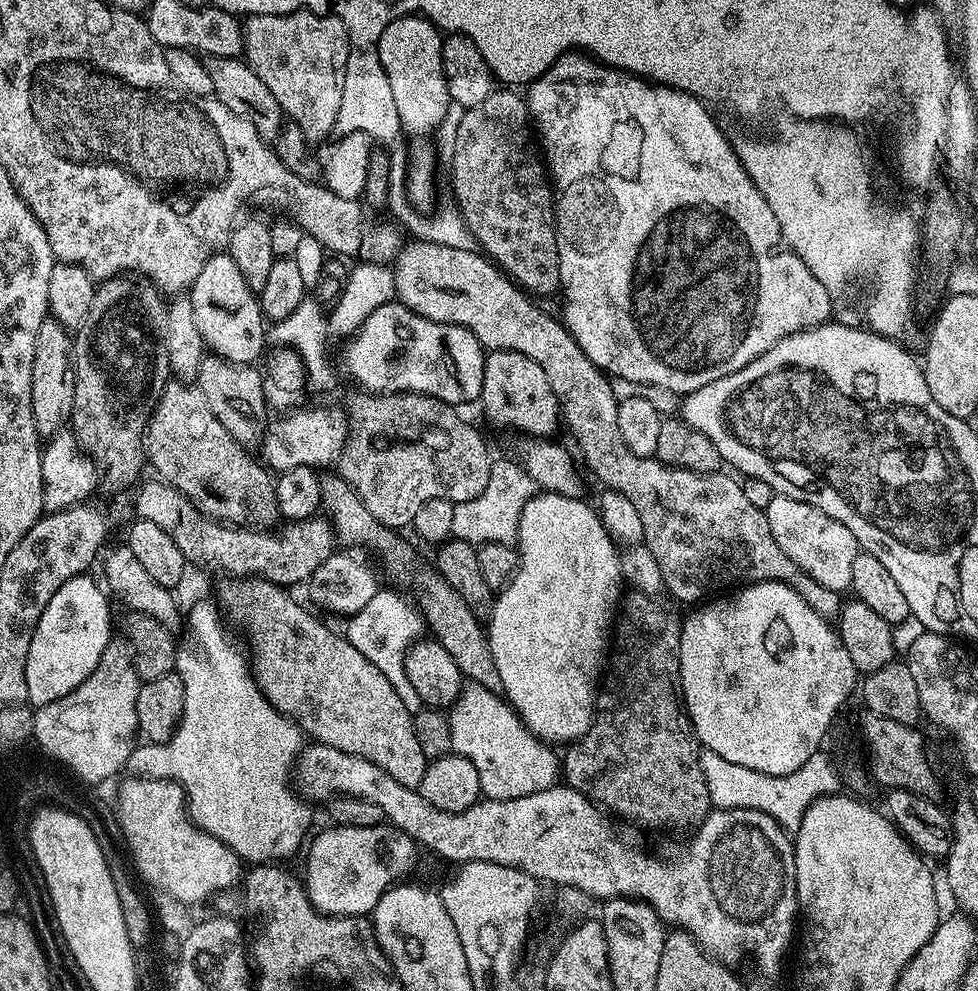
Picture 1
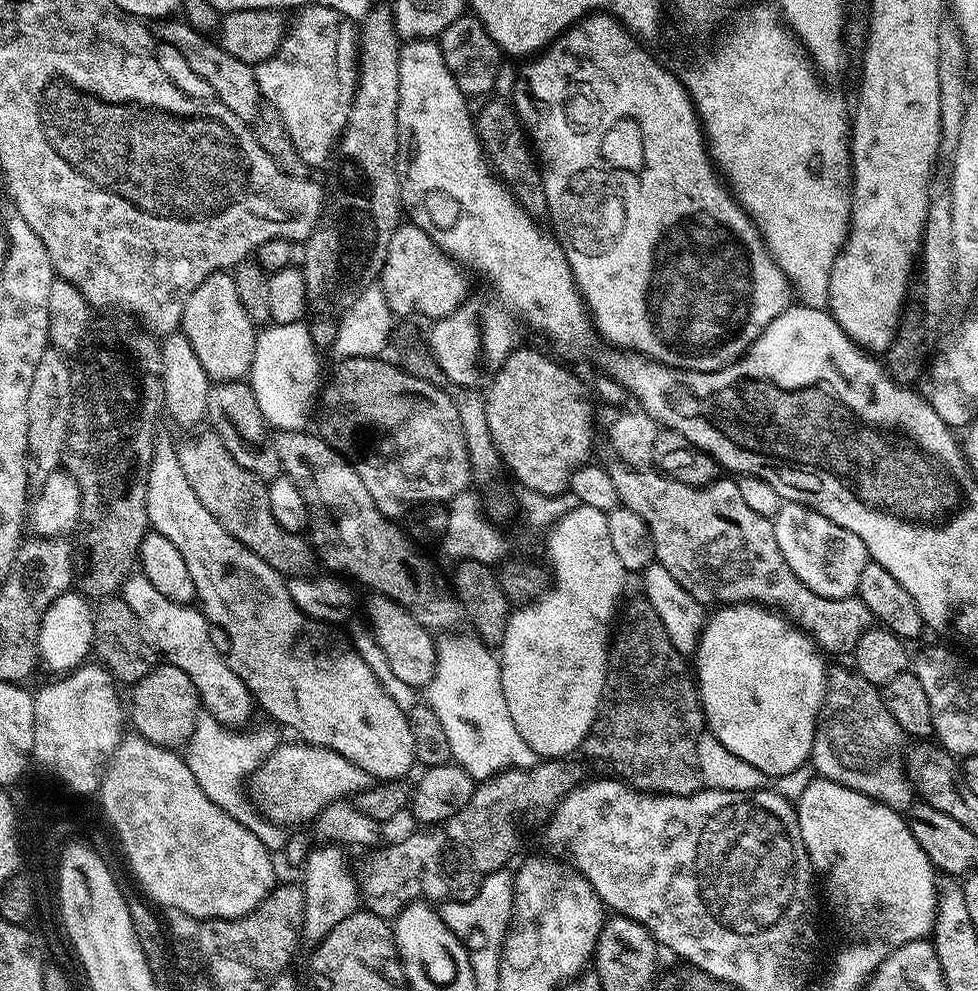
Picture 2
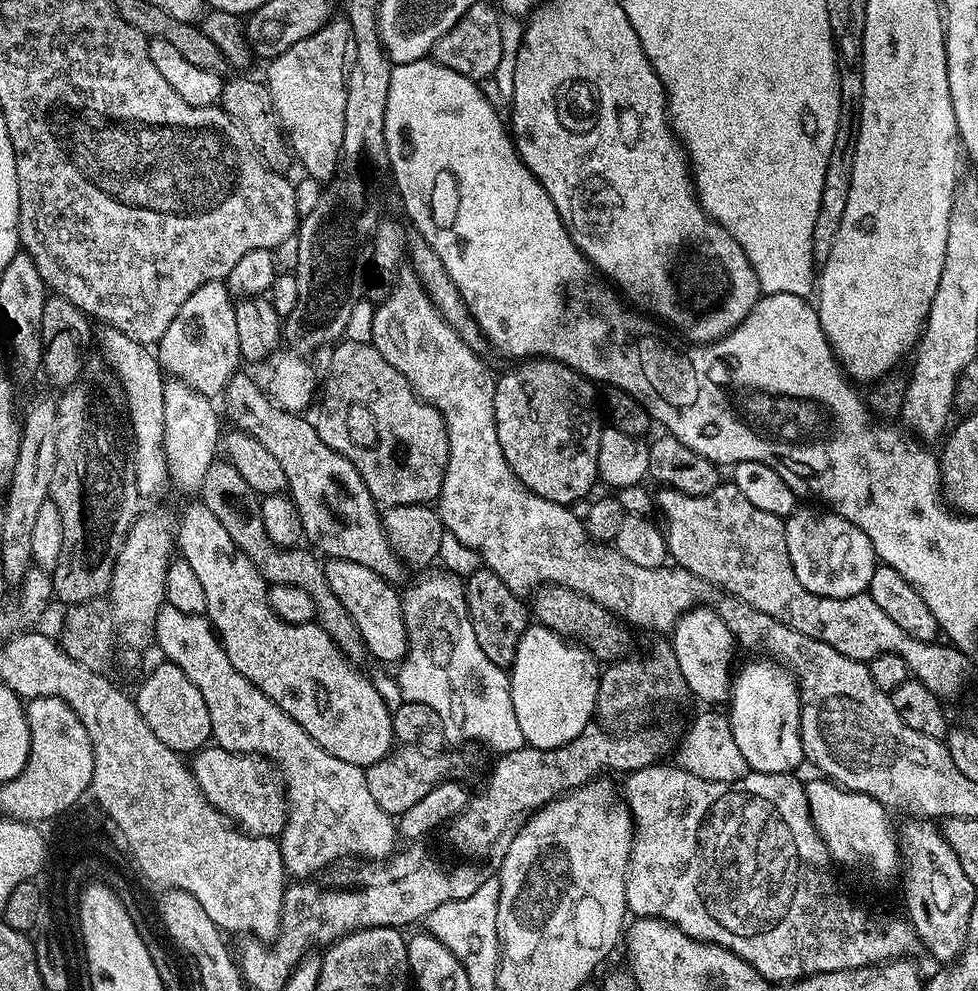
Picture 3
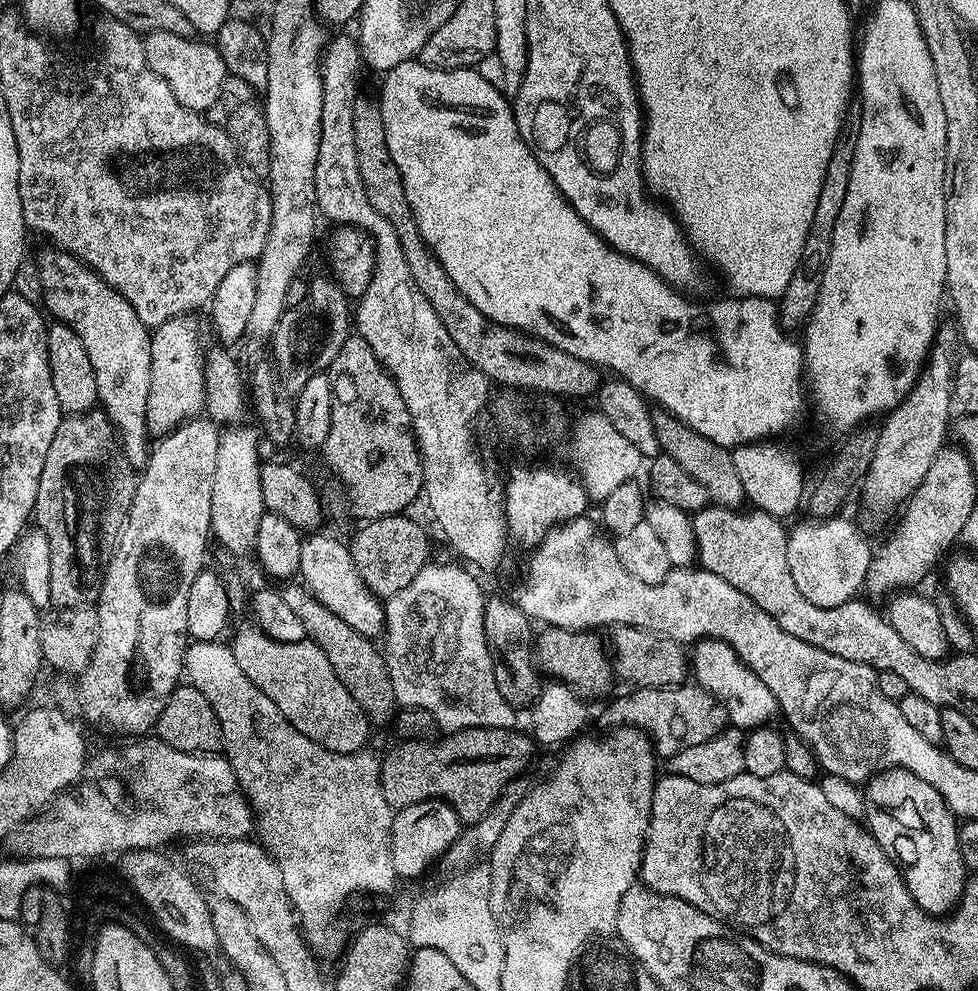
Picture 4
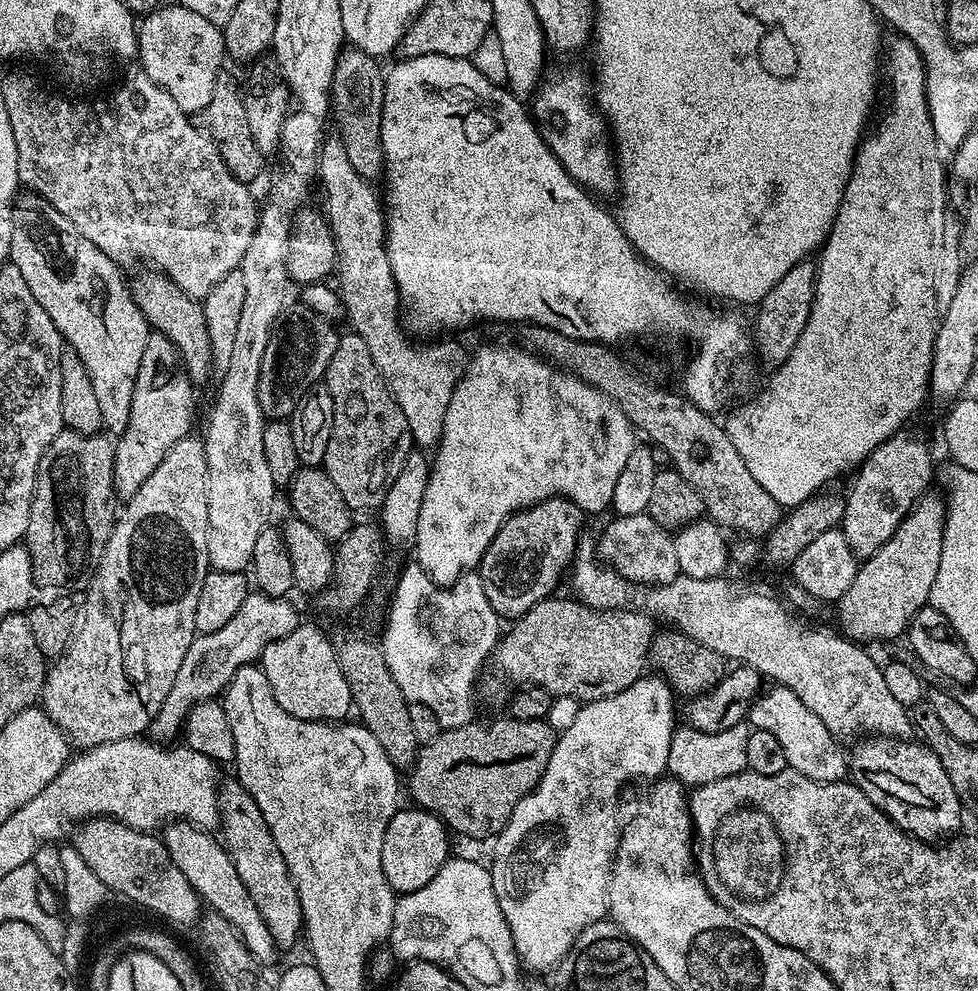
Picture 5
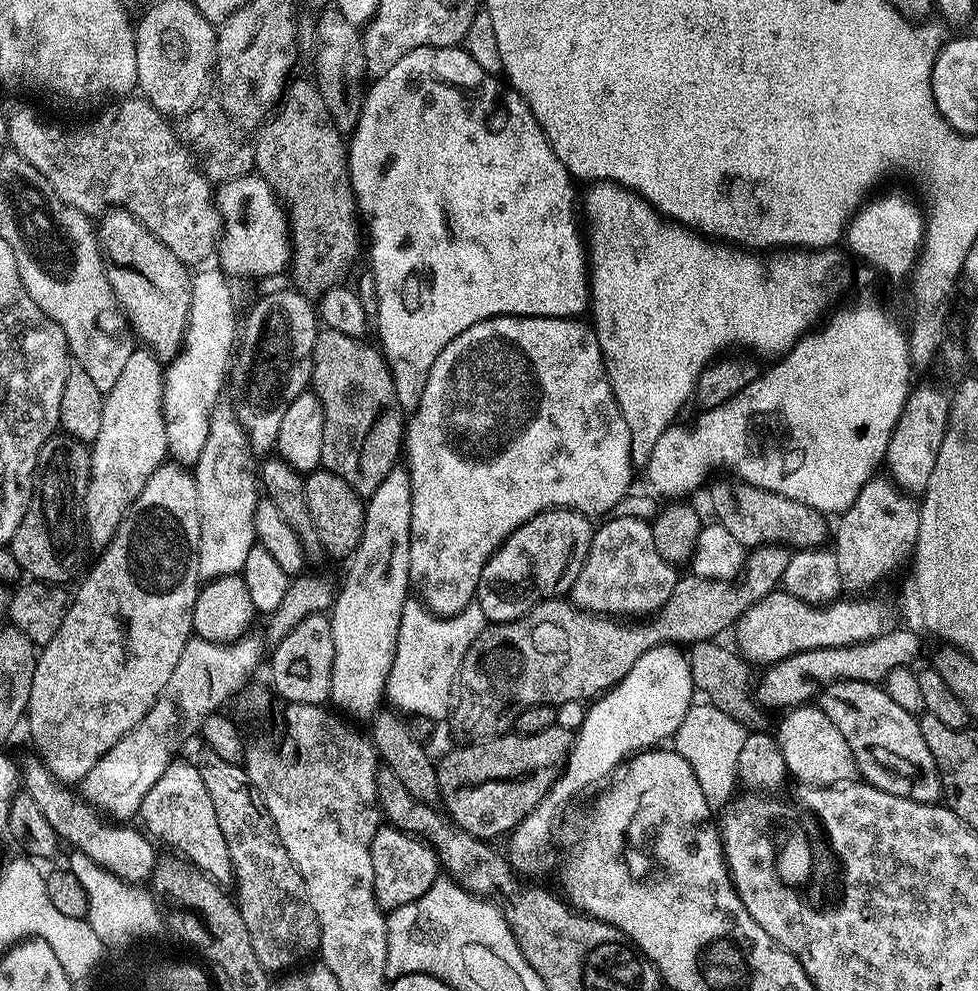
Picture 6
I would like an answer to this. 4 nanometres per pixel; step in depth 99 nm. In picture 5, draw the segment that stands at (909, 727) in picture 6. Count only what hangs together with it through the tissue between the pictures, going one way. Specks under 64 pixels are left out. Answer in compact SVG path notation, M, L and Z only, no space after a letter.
M871 735L861 739L857 743L860 745L850 752L846 768L851 783L862 789L870 802L874 802L874 806L887 814L902 831L917 840L940 842L957 831L962 805L938 754L923 742L912 742L908 738Z

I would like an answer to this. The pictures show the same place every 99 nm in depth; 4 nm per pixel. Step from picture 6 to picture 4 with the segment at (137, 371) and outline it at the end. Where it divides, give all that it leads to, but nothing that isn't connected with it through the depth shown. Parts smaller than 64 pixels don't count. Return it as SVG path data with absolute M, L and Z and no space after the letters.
M199 315L175 316L152 333L150 342L150 398L146 400L148 431L159 438L171 432L177 424L199 417L204 412L204 324Z

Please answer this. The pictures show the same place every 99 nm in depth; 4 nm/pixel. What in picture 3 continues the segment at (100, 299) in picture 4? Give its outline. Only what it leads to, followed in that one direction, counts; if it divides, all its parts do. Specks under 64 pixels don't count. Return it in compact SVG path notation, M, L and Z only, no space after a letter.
M101 327L98 332L98 344L99 340L101 346L104 347L103 359L113 374L119 378L128 403L130 431L134 441L132 457L138 486L142 490L169 487L170 477L164 449L164 431L166 430L164 381L166 373L160 366L157 353L149 350L145 345L139 344L118 328Z

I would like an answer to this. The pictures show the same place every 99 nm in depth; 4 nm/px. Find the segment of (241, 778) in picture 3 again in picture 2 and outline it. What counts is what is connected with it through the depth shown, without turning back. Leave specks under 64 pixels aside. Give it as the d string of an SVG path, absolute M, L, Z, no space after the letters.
M277 743L276 749L256 767L250 777L250 799L256 805L257 810L272 823L289 826L288 824L302 824L306 820L315 821L321 810L332 804L333 801L355 797L373 787L372 776L366 774L366 770L362 770L362 766L354 766L354 762L342 758L342 754L329 748L319 748L317 744L295 743Z

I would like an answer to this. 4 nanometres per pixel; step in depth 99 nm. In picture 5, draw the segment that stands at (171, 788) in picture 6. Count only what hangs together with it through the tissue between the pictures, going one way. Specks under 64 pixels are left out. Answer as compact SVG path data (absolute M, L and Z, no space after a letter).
M172 822L162 832L162 839L174 866L182 870L186 882L200 897L205 905L208 904L215 915L230 922L233 930L240 935L240 940L250 950L250 954L261 965L267 966L278 955L276 943L270 938L270 930L266 930L266 922L262 914L258 914L258 906L254 906L254 898L246 890L242 878L238 878L238 870L234 866L227 848L219 839L212 837L211 831L195 828L193 824Z

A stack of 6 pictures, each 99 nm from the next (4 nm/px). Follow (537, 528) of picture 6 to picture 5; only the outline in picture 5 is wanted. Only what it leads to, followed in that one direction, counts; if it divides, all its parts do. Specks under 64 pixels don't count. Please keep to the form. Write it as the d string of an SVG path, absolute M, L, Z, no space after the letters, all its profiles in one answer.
M551 496L548 500L543 500L534 506L523 508L522 511L514 513L513 516L500 527L498 534L494 538L494 542L490 542L486 554L480 560L478 575L482 578L482 590L486 590L486 602L490 602L490 606L494 606L494 610L501 618L508 618L508 616L512 616L511 618L522 617L526 615L535 604L549 599L549 597L555 593L552 591L559 586L560 579L562 579L563 576L565 579L566 573L572 567L572 561L576 559L576 544L580 541L582 535L582 529L580 529L580 527L583 526L584 520L586 520L585 513L581 512L579 506L574 502L563 500L560 496Z

